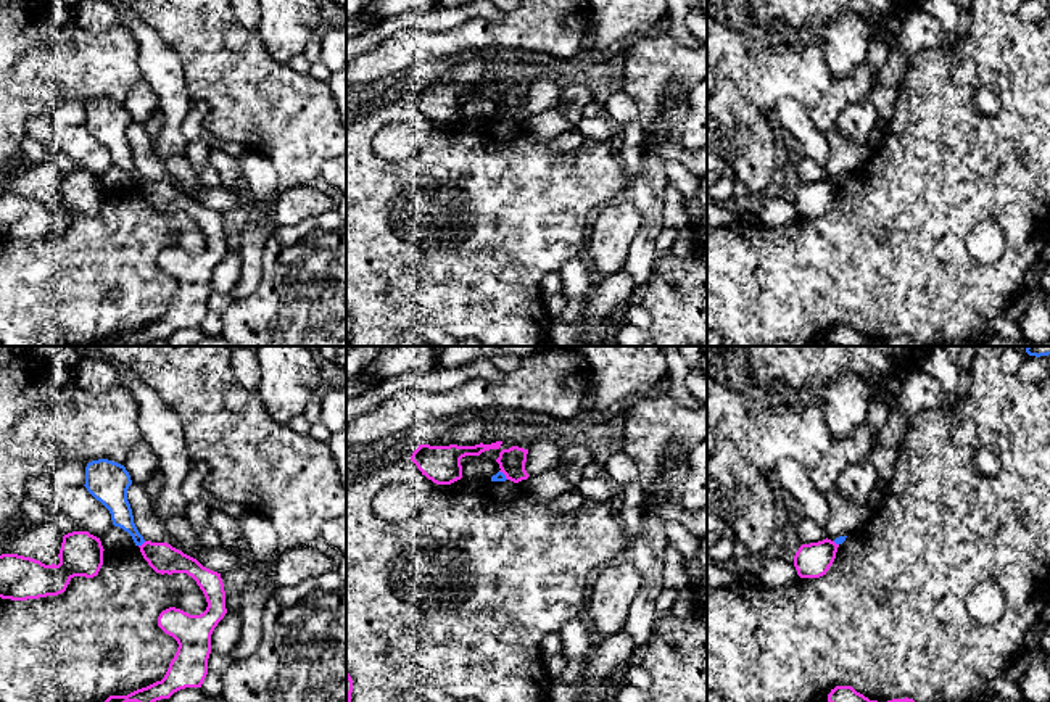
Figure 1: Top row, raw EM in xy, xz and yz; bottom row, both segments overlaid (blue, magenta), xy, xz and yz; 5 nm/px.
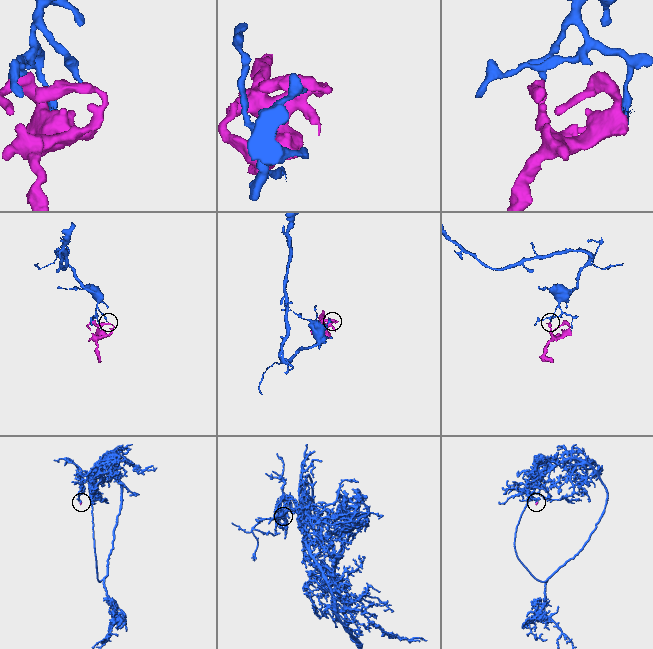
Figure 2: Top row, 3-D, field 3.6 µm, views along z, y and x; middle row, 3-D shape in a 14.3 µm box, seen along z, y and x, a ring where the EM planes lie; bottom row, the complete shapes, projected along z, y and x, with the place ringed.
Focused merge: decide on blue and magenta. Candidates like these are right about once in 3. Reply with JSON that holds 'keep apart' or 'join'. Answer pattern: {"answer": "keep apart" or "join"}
{"answer": "keep apart"}

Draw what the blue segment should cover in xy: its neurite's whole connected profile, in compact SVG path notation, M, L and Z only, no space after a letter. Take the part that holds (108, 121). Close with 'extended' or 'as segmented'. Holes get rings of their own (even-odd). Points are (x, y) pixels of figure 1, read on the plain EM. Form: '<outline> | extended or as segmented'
M98 98L85 106L84 126L87 130L110 150L113 164L127 171L135 185L142 185L145 179L134 163L132 148L127 140L130 124L129 111L118 101Z | as segmented

